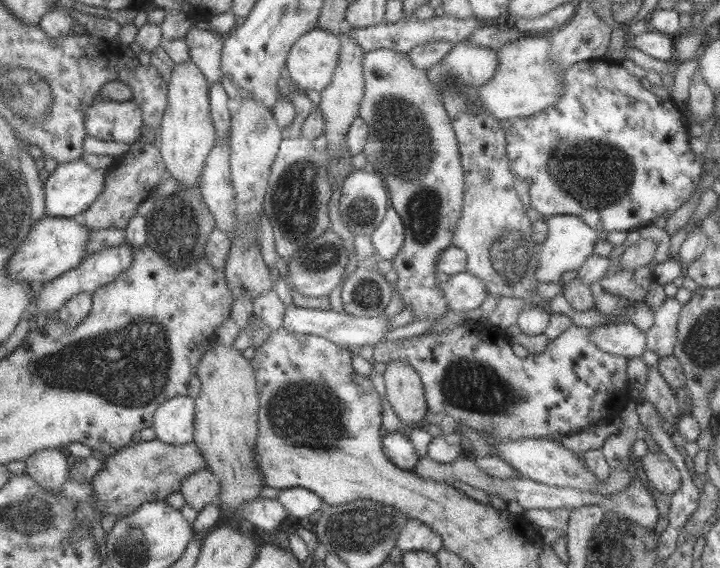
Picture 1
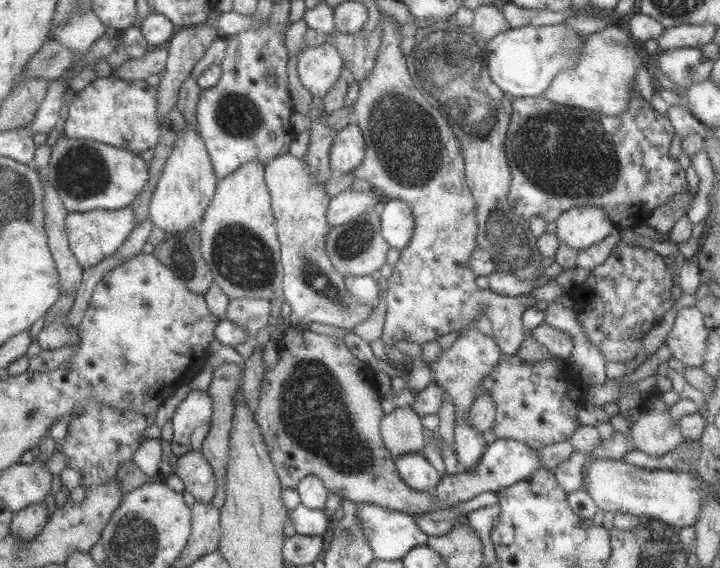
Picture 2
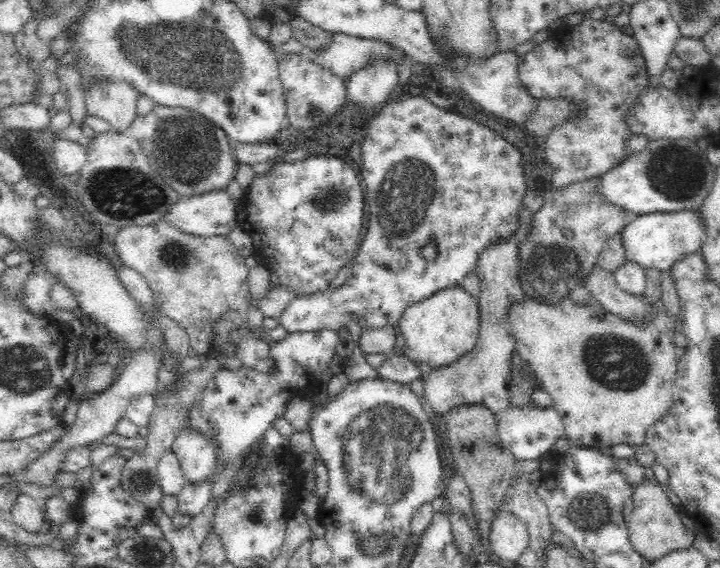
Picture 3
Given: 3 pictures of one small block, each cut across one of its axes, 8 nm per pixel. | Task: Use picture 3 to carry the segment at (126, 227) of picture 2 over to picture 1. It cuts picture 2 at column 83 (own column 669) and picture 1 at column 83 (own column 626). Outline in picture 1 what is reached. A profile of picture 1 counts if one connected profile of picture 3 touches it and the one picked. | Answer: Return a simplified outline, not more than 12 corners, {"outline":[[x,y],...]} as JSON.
{"outline":[[45,215],[7,268],[41,286],[87,257],[81,218]]}

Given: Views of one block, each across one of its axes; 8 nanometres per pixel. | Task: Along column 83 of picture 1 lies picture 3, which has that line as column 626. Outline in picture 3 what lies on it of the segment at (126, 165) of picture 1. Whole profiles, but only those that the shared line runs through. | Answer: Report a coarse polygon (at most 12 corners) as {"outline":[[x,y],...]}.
{"outline":[[599,176],[548,189],[519,243],[525,297],[595,302],[583,282],[632,217]]}

